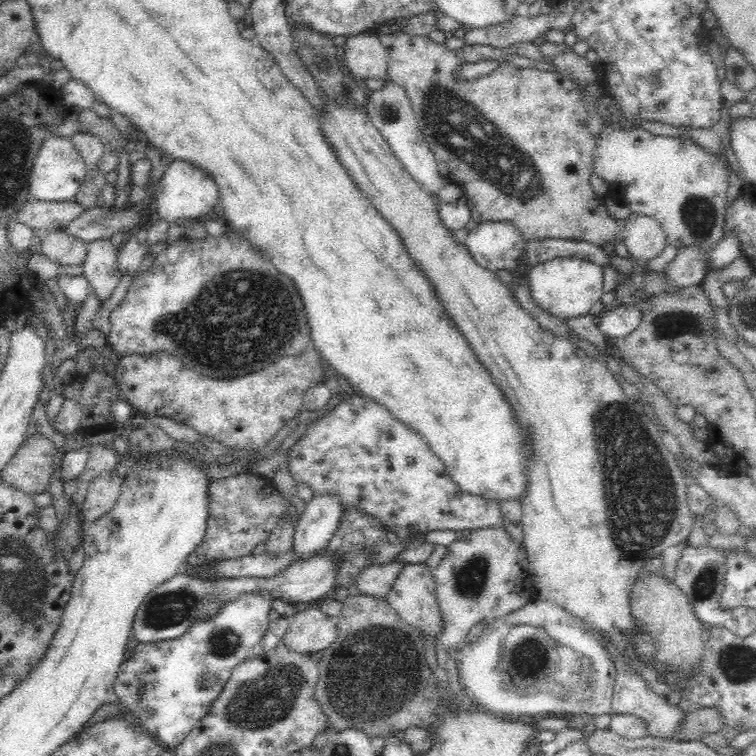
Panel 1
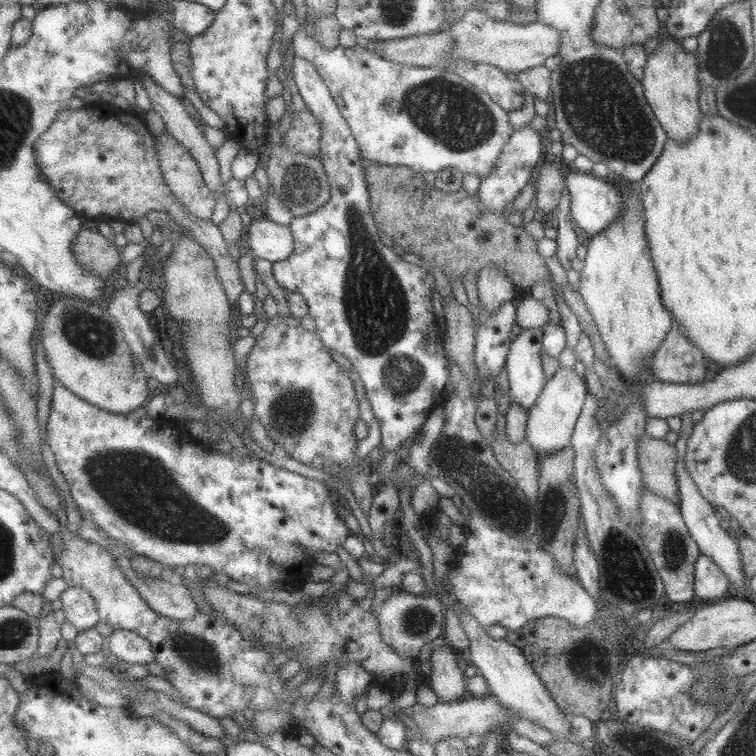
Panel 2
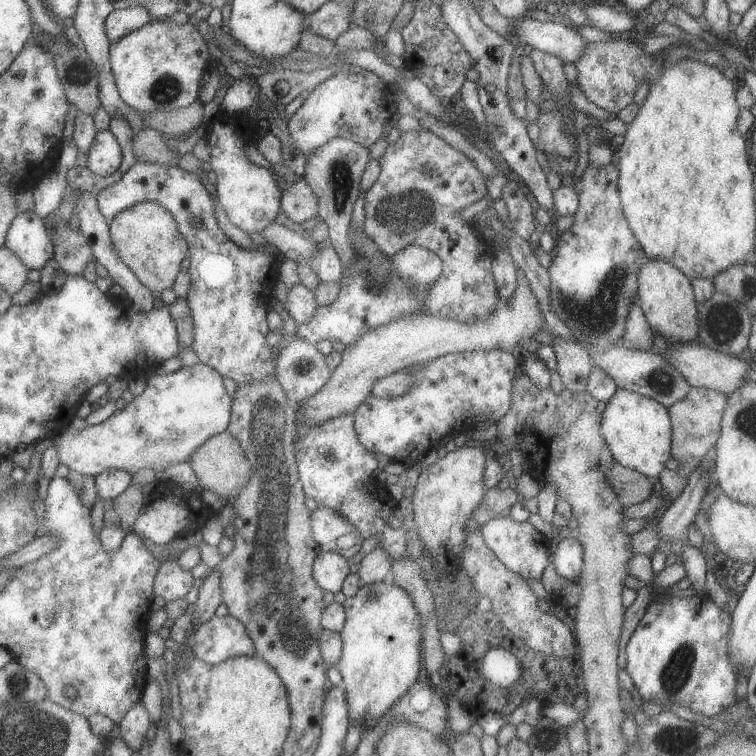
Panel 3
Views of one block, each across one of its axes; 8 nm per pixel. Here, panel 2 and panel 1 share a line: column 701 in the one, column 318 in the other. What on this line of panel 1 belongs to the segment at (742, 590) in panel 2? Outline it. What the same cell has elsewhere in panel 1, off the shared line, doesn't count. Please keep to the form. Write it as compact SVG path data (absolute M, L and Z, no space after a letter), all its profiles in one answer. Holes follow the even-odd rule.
M314 496L295 522L291 550L296 559L303 561L324 553L340 526L342 514L335 496Z

